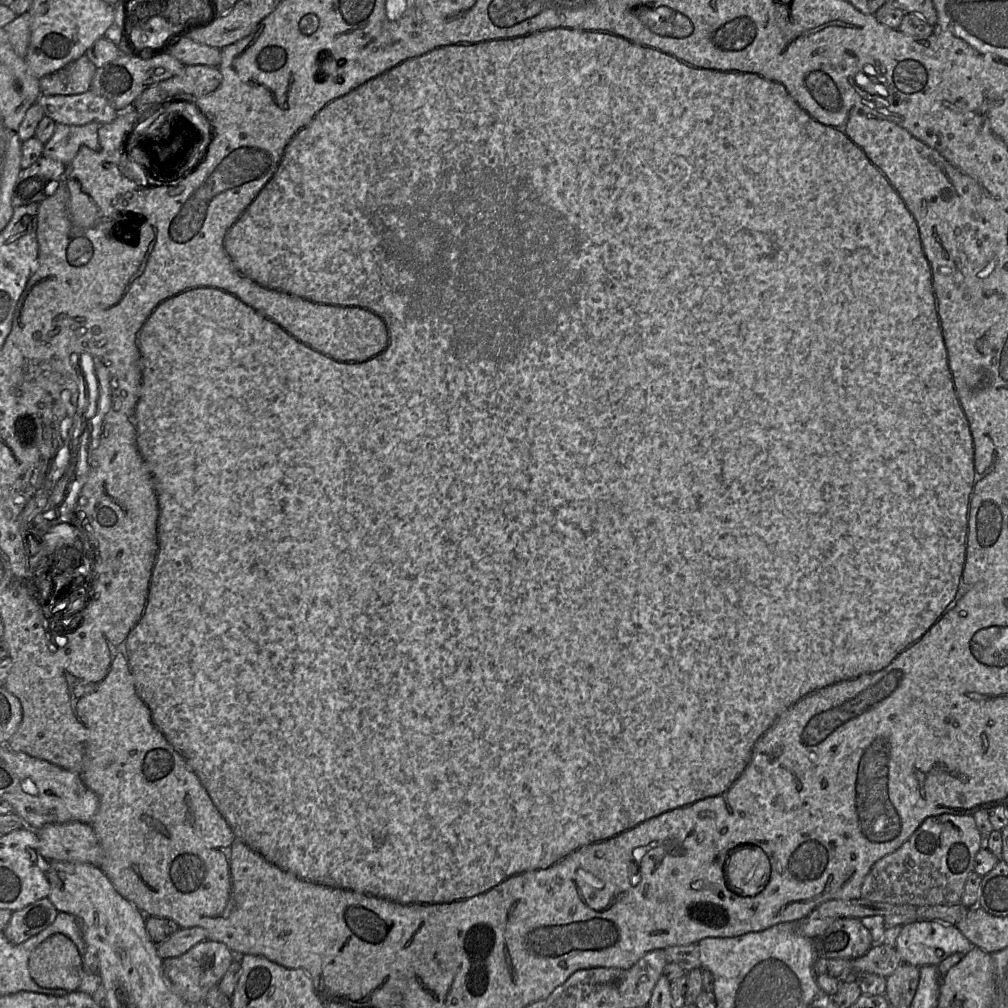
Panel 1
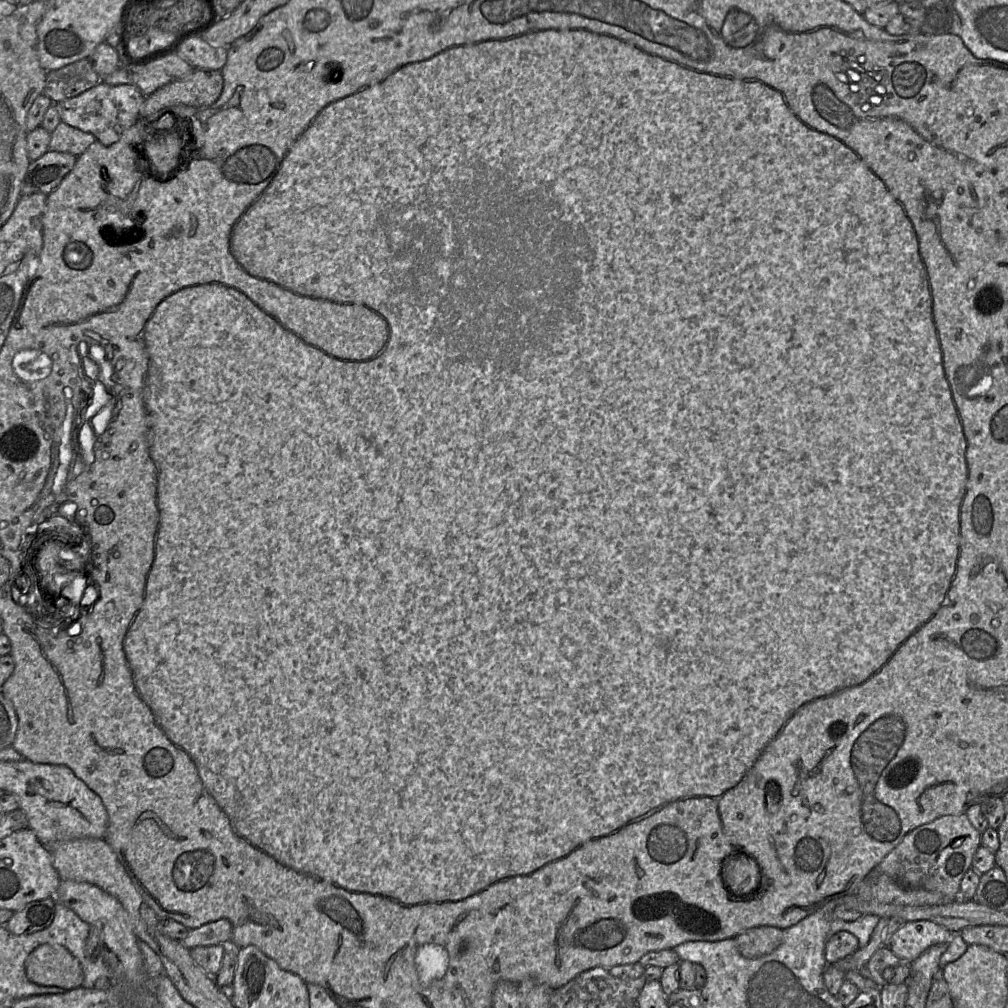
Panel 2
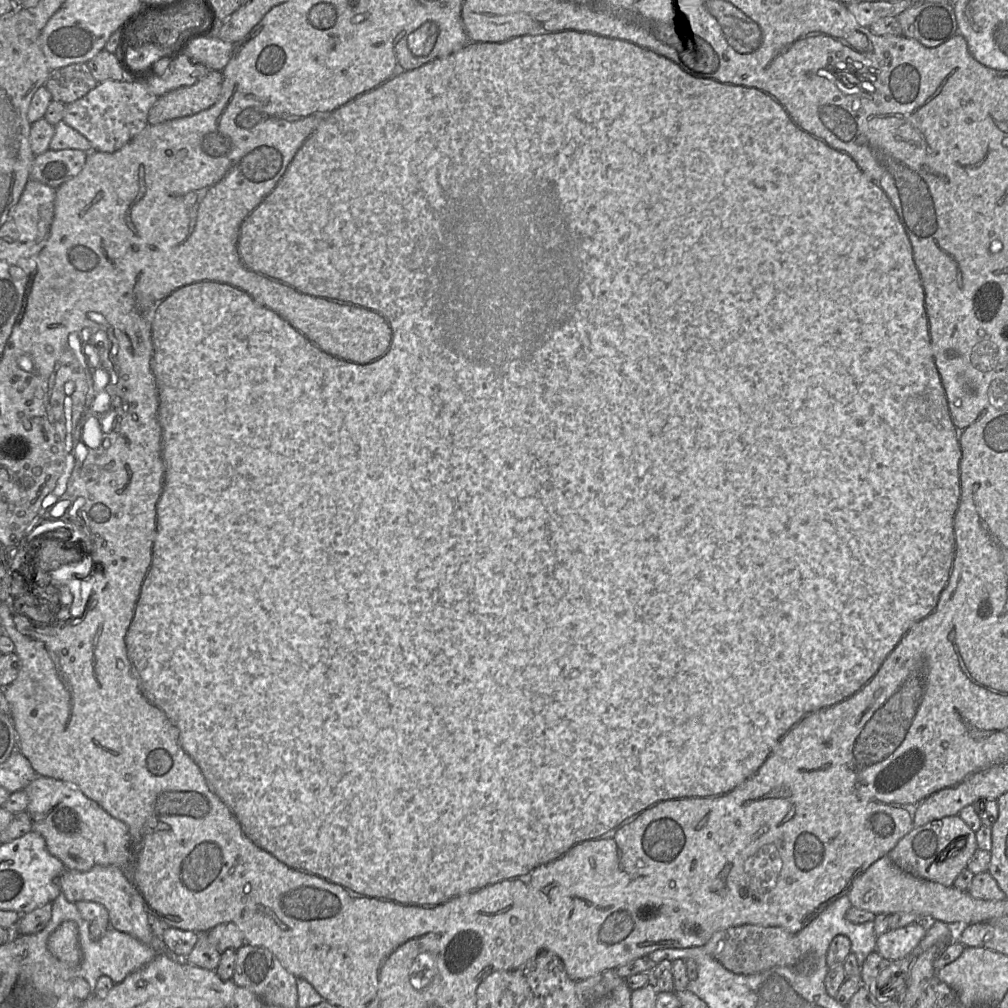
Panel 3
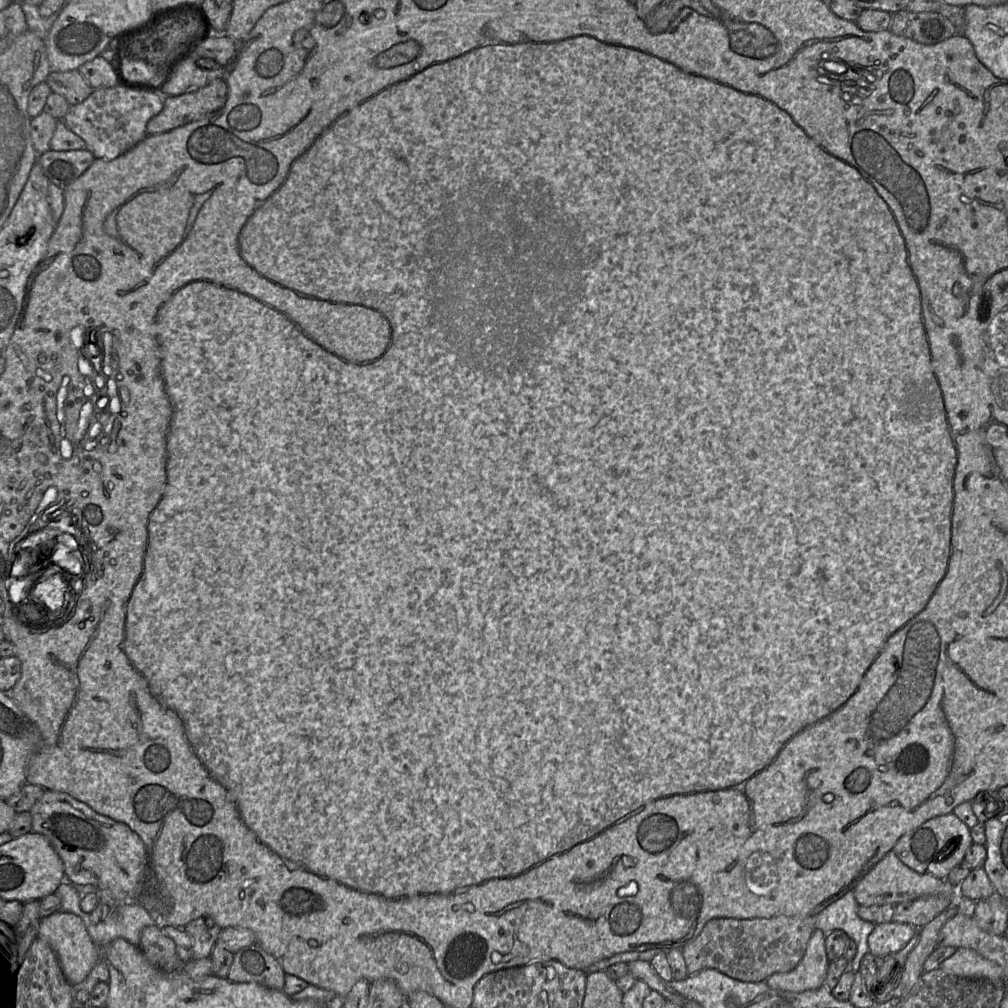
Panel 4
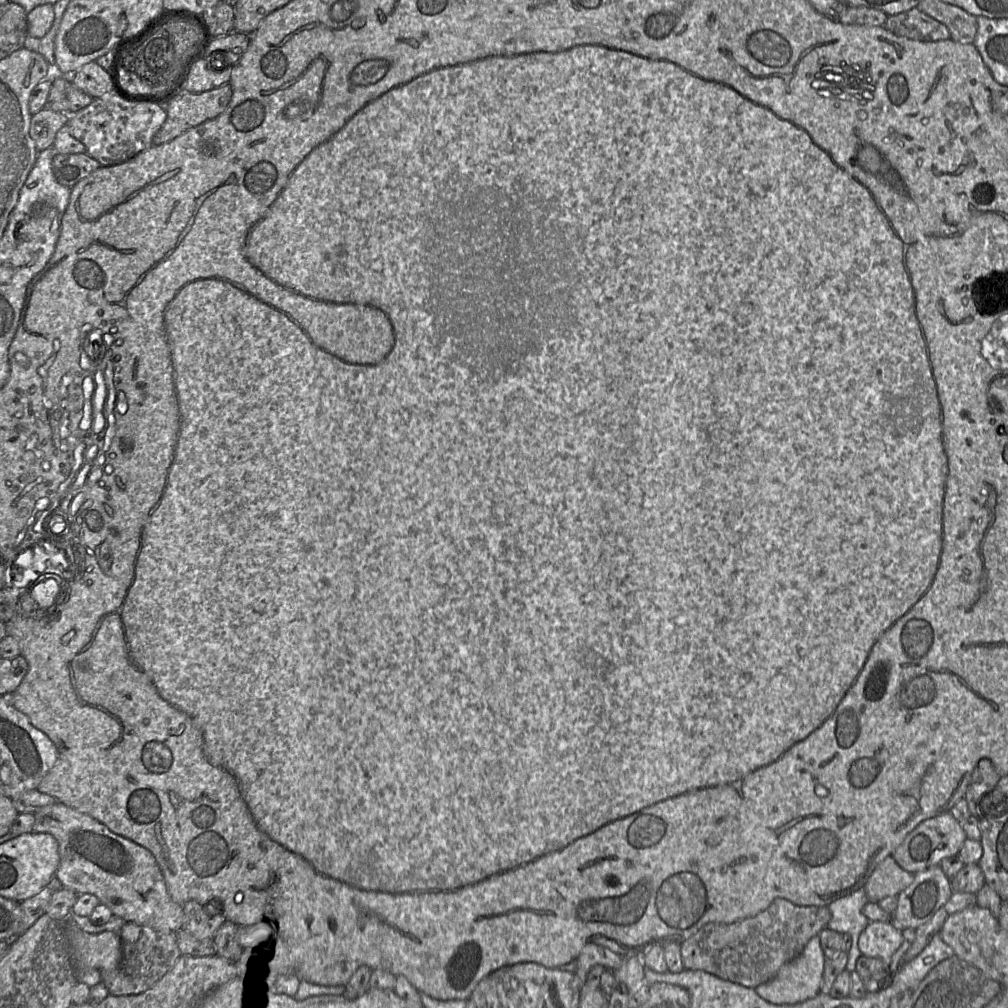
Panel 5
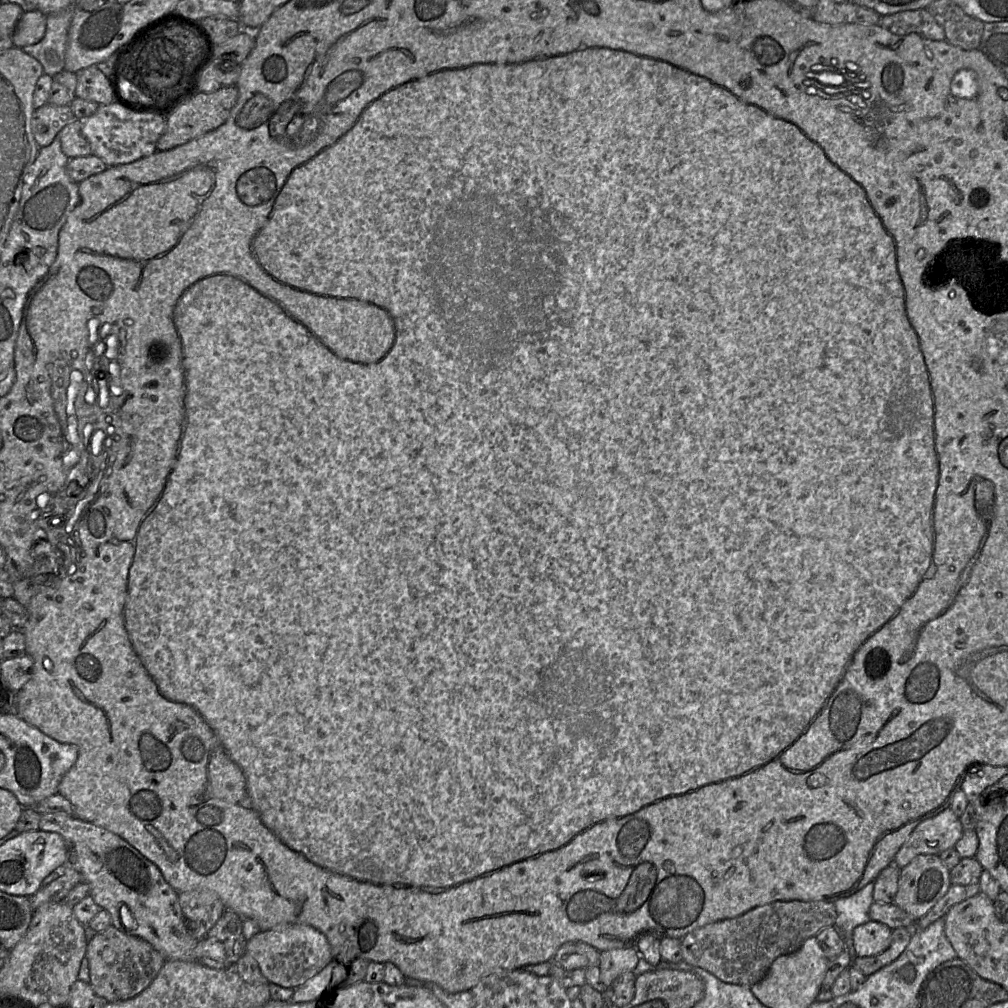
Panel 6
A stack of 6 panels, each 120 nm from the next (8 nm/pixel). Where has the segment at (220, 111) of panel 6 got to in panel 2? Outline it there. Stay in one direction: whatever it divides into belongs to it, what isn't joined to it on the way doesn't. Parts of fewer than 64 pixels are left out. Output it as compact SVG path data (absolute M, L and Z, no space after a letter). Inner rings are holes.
M195 69L187 78L172 81L147 96L140 117L149 117L176 105L208 107L220 97L224 79L219 70Z

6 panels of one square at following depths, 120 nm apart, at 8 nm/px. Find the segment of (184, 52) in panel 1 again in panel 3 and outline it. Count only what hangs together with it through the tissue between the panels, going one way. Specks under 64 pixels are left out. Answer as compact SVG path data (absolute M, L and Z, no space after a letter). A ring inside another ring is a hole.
M216 36L201 37L189 44L185 54L209 70L222 71L232 56L233 47L234 43Z

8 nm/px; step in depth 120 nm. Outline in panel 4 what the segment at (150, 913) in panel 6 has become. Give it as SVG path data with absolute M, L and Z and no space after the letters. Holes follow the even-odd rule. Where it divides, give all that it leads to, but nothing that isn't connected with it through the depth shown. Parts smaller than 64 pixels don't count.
M46 790L30 810L32 832L45 835L63 862L65 879L76 887L94 887L109 891L125 904L142 905L142 895L149 888L148 880L142 887L147 852L141 838L127 825L95 812L87 804L63 793Z

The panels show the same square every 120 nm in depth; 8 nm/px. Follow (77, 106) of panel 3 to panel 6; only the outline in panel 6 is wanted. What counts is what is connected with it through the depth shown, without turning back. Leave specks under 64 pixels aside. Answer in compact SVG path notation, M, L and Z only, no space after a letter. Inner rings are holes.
M114 101L99 105L97 111L82 121L82 134L90 144L92 154L99 157L107 167L134 162L153 154L156 143L166 128L164 113L152 109L131 108Z

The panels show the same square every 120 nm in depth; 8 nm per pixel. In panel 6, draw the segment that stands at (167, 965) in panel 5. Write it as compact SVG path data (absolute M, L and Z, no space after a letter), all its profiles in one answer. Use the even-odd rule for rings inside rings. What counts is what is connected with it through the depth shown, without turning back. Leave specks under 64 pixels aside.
M110 925L106 930L92 933L86 952L90 982L96 996L107 1002L119 1002L139 995L156 978L166 959L147 941L127 935Z

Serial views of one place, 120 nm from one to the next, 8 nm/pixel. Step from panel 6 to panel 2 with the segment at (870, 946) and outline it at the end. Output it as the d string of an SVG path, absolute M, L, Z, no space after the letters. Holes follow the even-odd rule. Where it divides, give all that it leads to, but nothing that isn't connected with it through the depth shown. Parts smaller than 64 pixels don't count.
M909 921L909 922L904 923L904 925L902 925L893 934L888 947L900 959L905 959L909 962L913 962L931 946L934 946L937 944L949 944L954 934L959 934L959 933L952 933L946 928L931 921Z

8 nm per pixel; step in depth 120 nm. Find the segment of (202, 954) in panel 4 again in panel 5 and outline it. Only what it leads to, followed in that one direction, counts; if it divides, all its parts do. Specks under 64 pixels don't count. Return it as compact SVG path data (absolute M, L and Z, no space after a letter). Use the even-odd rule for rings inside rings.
M190 900L183 905L183 913L183 929L200 941L212 941L226 922L219 901L211 901L203 906Z

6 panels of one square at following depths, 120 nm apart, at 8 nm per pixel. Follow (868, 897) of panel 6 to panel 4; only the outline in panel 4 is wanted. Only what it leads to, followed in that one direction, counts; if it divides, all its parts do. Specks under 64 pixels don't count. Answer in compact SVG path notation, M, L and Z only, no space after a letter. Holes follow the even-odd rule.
M850 890L815 916L815 929L822 930L825 936L840 929L855 942L856 954L849 964L853 971L858 971L861 959L869 952L868 936L875 927L875 923L859 917L859 906Z

